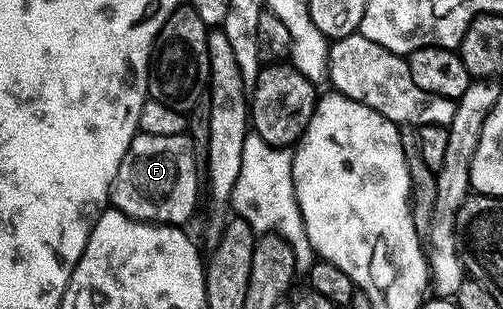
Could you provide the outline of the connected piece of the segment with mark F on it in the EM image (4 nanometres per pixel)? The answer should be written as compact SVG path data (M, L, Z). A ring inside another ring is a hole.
M140 132L130 142L126 154L122 158L122 166L118 166L118 174L112 183L111 207L117 208L131 220L143 220L145 224L187 225L192 211L196 208L196 191L202 188L202 180L196 177L196 156L192 141L187 135L163 136Z

